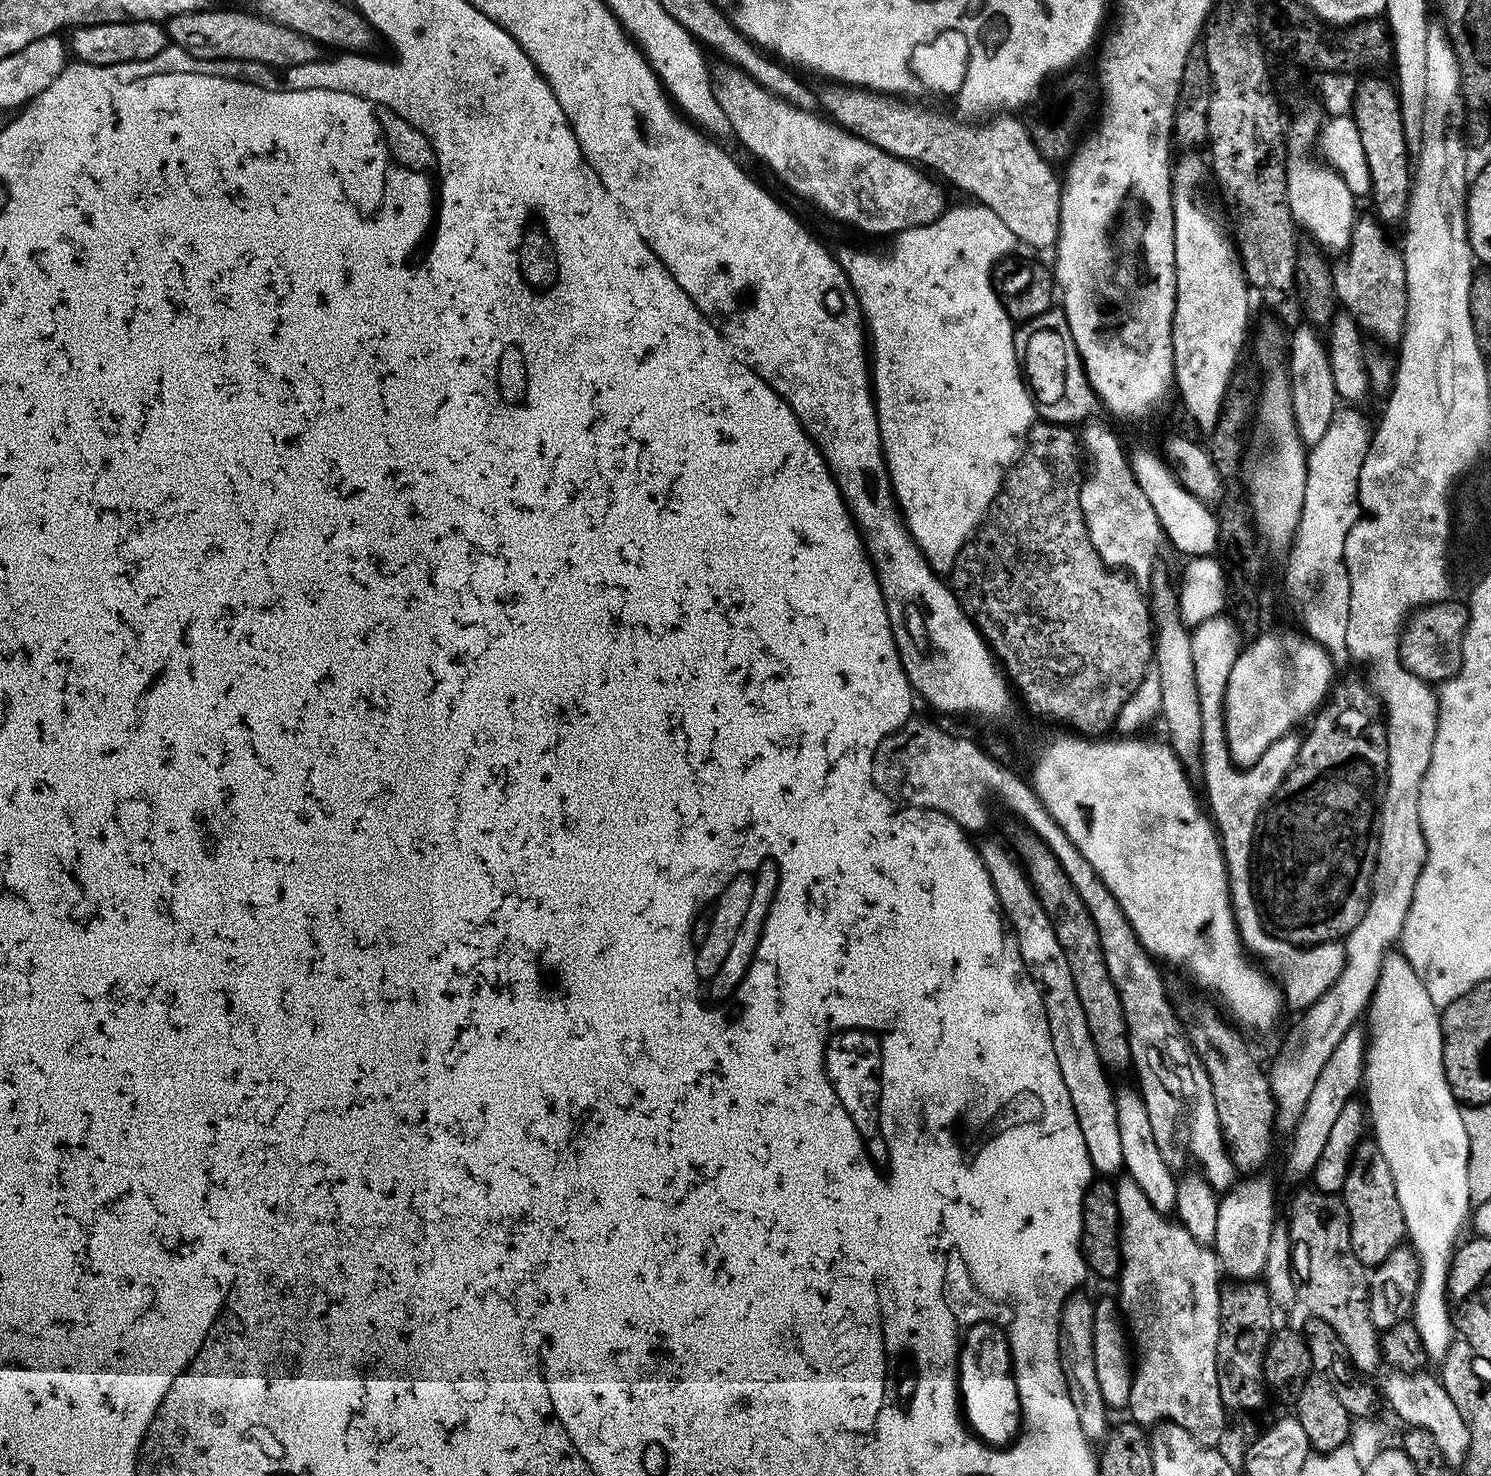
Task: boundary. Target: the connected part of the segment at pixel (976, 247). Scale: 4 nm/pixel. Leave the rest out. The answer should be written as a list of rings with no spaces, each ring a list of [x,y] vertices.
[[[982,203],[969,205],[954,207],[951,205],[934,222],[895,233],[891,241],[892,248],[886,249],[885,252],[863,252],[860,248],[844,248],[838,252],[839,262],[844,268],[844,273],[848,275],[848,281],[866,323],[870,353],[870,387],[872,398],[876,402],[876,417],[884,447],[884,461],[888,467],[888,480],[892,484],[892,494],[896,497],[900,515],[903,516],[904,525],[908,528],[912,539],[917,542],[923,541],[925,545],[928,543],[963,546],[968,543],[970,537],[980,527],[988,509],[992,507],[992,501],[1000,492],[1000,486],[1009,468],[1019,460],[1029,439],[1032,425],[1038,420],[1038,404],[1022,375],[1022,364],[1018,359],[1014,321],[1006,314],[992,286],[993,268],[1017,249],[1018,241],[1006,222],[1003,222],[994,210],[990,210]]]

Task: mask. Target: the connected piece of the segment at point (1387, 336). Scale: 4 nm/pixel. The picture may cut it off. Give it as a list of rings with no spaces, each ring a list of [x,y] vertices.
[[[1373,218],[1357,219],[1346,250],[1346,264],[1333,265],[1337,303],[1363,331],[1397,345],[1404,337],[1408,315],[1408,291],[1403,253],[1388,244],[1383,227]]]

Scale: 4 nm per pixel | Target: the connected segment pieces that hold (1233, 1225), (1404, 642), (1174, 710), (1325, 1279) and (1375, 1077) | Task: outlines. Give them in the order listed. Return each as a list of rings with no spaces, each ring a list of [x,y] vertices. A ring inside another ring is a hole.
[[[1244,1178],[1223,1193],[1218,1203],[1218,1226],[1214,1251],[1223,1271],[1237,1276],[1237,1281],[1252,1282],[1263,1273],[1269,1249],[1272,1216],[1272,1188],[1260,1178]]]
[[[1455,599],[1439,600],[1436,604],[1426,604],[1422,608],[1417,608],[1407,620],[1400,634],[1400,657],[1405,666],[1414,675],[1429,682],[1443,682],[1449,680],[1462,662],[1462,642],[1464,641],[1464,631],[1468,625],[1468,605],[1460,602],[1455,604]]]
[[[1164,588],[1154,600],[1154,620],[1158,627],[1154,632],[1154,670],[1161,678],[1162,720],[1167,723],[1168,742],[1185,769],[1199,767],[1201,722],[1200,699],[1196,693],[1196,667],[1191,661],[1191,638],[1189,629],[1178,618],[1178,596],[1175,591]]]
[[[1315,1186],[1304,1188],[1292,1200],[1292,1209],[1286,1215],[1290,1236],[1290,1254],[1292,1255],[1293,1282],[1296,1284],[1296,1298],[1308,1316],[1322,1318],[1342,1338],[1348,1351],[1348,1359],[1356,1370],[1370,1376],[1381,1365],[1379,1335],[1373,1324],[1368,1305],[1369,1269],[1354,1254],[1350,1246],[1350,1226],[1348,1211],[1344,1205],[1343,1195],[1335,1192],[1321,1192]]]
[[[1392,950],[1385,956],[1366,1010],[1367,1016],[1362,1088],[1363,1091],[1368,1091],[1366,1112],[1370,1117],[1370,1132],[1376,1145],[1382,1150],[1382,1158],[1386,1158],[1390,1166],[1390,1174],[1394,1178],[1398,1194],[1398,1206],[1402,1206],[1404,1215],[1404,1231],[1420,1263],[1419,1280],[1410,1316],[1421,1336],[1427,1359],[1439,1362],[1449,1355],[1448,1347],[1454,1338],[1454,1316],[1450,1311],[1448,1298],[1448,1271],[1452,1268],[1454,1245],[1461,1239],[1460,1231],[1468,1220],[1470,1210],[1466,1129],[1459,1113],[1461,1105],[1446,1082],[1442,1066],[1440,1012],[1436,1004],[1430,1002],[1430,994],[1426,994],[1422,978],[1418,978],[1414,966],[1410,966],[1403,952]]]

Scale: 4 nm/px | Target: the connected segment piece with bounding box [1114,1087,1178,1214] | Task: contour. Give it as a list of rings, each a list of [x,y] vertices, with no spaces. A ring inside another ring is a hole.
[[[1135,1087],[1115,1089],[1118,1129],[1122,1138],[1123,1171],[1146,1194],[1146,1198],[1157,1211],[1168,1214],[1176,1206],[1176,1185],[1178,1183],[1174,1172],[1168,1168],[1162,1158],[1158,1145],[1154,1142],[1153,1127],[1150,1126],[1149,1115],[1146,1112],[1143,1098]]]

